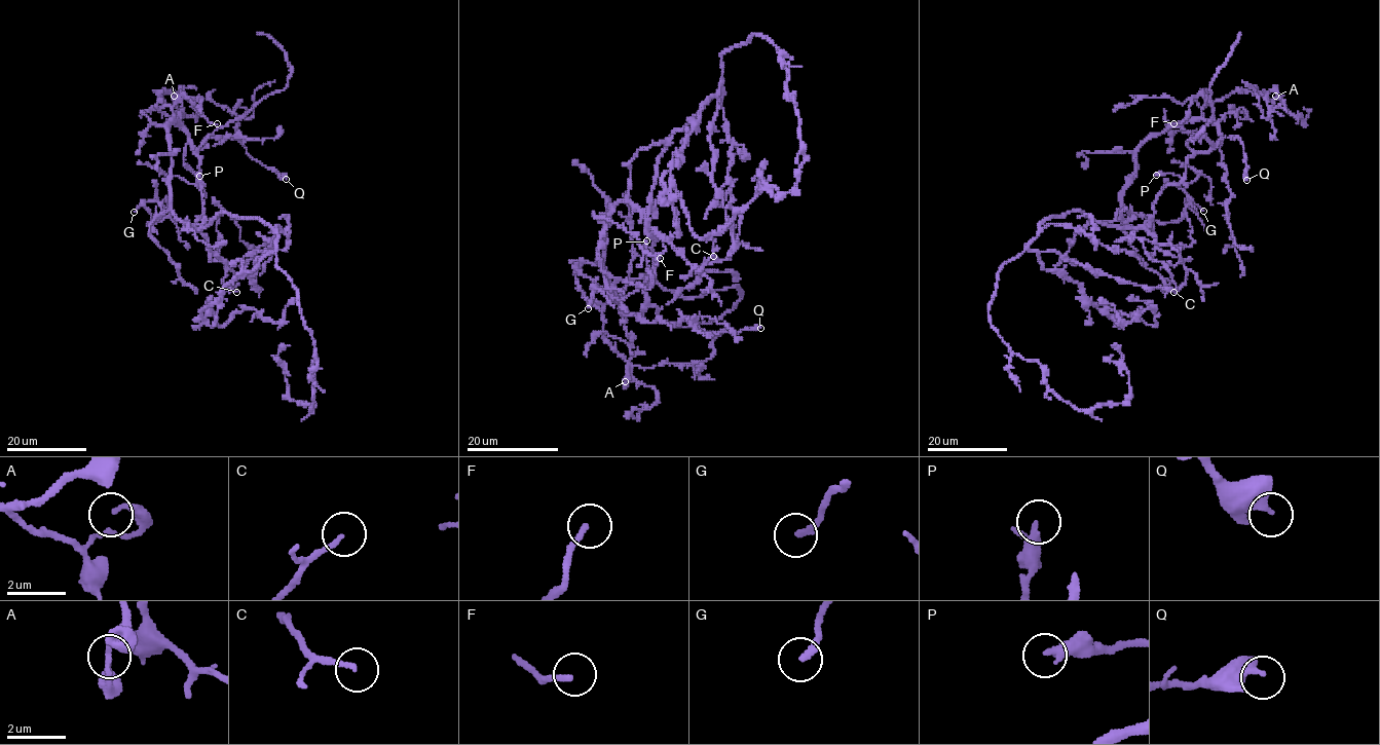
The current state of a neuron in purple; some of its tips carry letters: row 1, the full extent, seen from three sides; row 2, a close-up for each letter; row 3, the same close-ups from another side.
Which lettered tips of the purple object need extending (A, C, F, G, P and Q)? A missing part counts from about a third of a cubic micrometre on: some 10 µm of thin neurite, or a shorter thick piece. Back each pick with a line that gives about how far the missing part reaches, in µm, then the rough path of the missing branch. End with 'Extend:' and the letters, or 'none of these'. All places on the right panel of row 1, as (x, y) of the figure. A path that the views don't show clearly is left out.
Extend: none of these

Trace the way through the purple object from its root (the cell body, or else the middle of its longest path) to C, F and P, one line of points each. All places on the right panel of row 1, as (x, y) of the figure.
C: (1078, 212), (1118, 228), (1143, 227), (1154, 237), (1157, 247), (1177, 256), (1187, 268), (1186, 282), (1173, 292)
F: (1078, 212), (1139, 229), (1156, 195), (1184, 178), (1185, 160), (1220, 138), (1203, 116), (1201, 94), (1173, 123)
P: (1078, 212), (1118, 228), (1139, 229), (1153, 214), (1156, 195), (1165, 186), (1183, 182), (1171, 174), (1156, 175)

